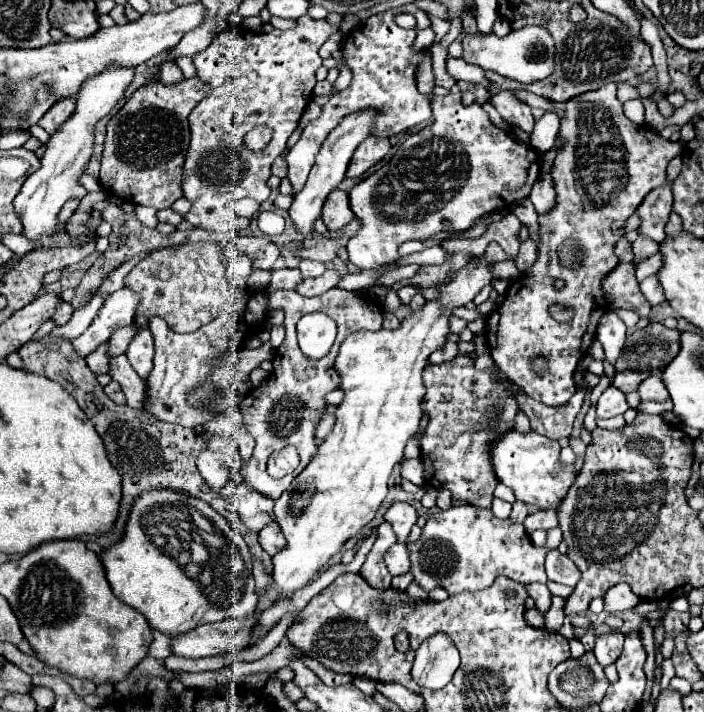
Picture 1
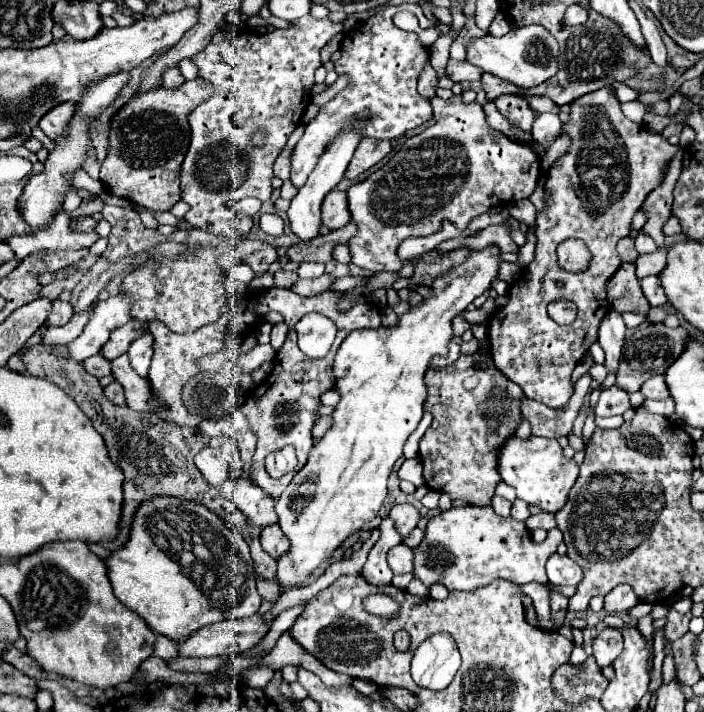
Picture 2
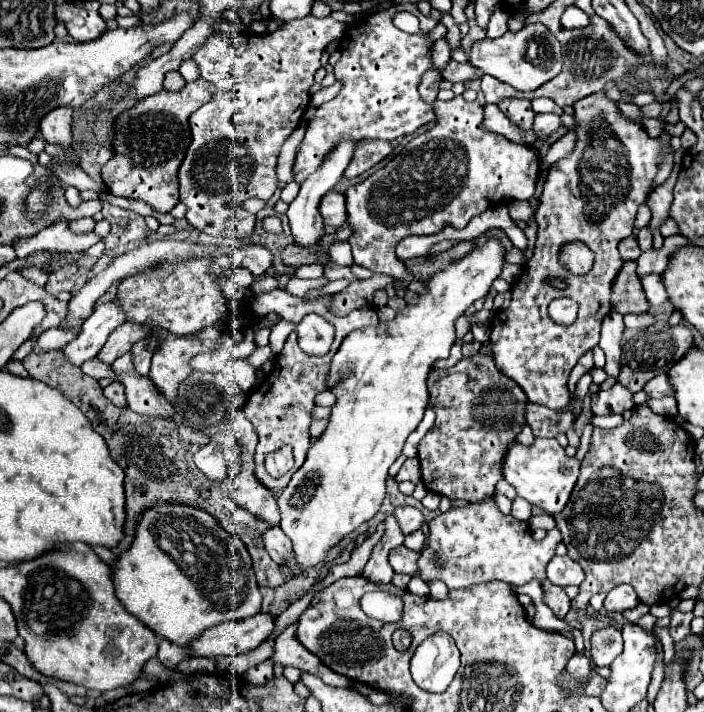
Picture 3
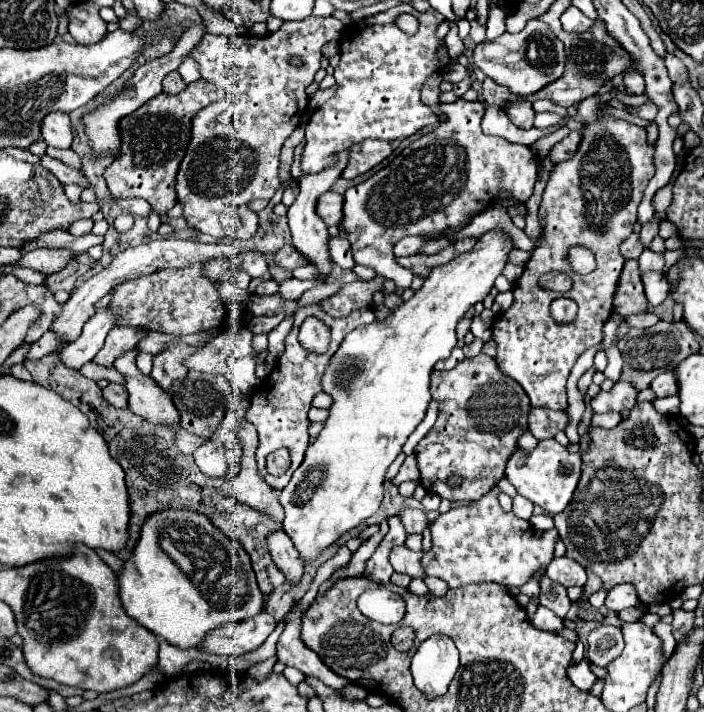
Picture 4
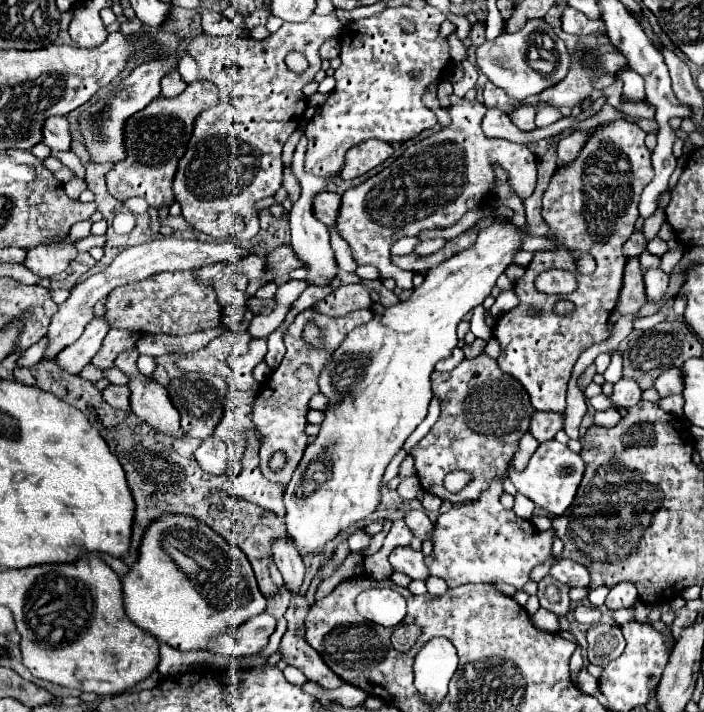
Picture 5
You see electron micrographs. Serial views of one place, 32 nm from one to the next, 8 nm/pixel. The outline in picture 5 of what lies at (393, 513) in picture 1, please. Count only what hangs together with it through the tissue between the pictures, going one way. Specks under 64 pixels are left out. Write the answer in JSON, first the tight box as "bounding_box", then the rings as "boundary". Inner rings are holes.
{"bounding_box":[406,510,434,542],"boundary":[[[424,510],[406,512],[406,524],[416,534],[416,538],[420,542],[424,542],[424,540],[432,542],[434,540],[434,522],[430,522],[430,518],[426,516]]]}

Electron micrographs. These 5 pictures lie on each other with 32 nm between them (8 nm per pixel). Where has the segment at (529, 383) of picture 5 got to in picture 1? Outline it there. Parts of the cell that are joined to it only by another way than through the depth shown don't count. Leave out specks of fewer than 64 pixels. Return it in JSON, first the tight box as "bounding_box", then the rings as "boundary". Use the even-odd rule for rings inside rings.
{"bounding_box":[486,84,682,406],"boundary":[[[608,84],[608,86],[602,86],[600,90],[594,90],[594,92],[576,96],[574,100],[568,100],[566,116],[560,122],[558,138],[566,140],[566,148],[558,150],[558,156],[556,156],[552,172],[550,172],[552,184],[556,190],[556,204],[552,206],[552,210],[548,214],[538,216],[538,222],[540,222],[538,258],[530,266],[526,276],[520,276],[518,284],[510,284],[504,304],[500,304],[486,320],[486,340],[490,346],[490,356],[496,362],[496,368],[510,382],[518,384],[524,390],[524,394],[528,394],[530,398],[544,402],[548,406],[564,406],[570,400],[570,396],[574,394],[576,386],[574,386],[572,374],[596,338],[598,320],[608,310],[608,302],[606,302],[606,296],[602,290],[602,280],[618,266],[618,256],[614,254],[614,246],[624,236],[626,220],[636,212],[636,208],[642,204],[644,196],[650,190],[666,184],[666,166],[674,156],[678,156],[682,152],[680,142],[664,140],[658,132],[646,132],[644,126],[634,124],[624,116],[622,102],[616,98],[616,84]],[[568,238],[580,240],[586,250],[584,264],[578,270],[574,270],[572,274],[566,274],[566,268],[560,266],[558,252],[556,252],[558,244],[562,244]],[[558,278],[564,280],[562,290],[558,290],[554,286],[554,280],[558,280]],[[556,302],[562,302],[562,304],[568,304],[574,308],[572,322],[560,324],[550,316],[548,306],[556,304]],[[536,356],[542,356],[548,362],[542,372],[536,372],[530,366],[532,358],[536,358]]]}

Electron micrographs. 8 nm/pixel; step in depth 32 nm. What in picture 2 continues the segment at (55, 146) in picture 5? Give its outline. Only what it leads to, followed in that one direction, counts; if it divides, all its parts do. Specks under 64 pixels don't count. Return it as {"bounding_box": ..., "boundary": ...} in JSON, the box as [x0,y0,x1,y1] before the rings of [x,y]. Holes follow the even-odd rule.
{"bounding_box":[40,104,74,140],"boundary":[[[58,104],[58,108],[52,108],[42,120],[40,120],[40,128],[42,132],[50,138],[56,140],[60,136],[66,136],[66,128],[74,116],[74,104]]]}

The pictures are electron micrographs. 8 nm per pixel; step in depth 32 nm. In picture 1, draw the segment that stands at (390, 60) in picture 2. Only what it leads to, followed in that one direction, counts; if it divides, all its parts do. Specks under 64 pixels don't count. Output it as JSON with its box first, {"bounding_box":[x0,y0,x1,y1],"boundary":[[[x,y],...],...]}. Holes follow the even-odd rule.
{"bounding_box":[286,4,432,194],"boundary":[[[404,4],[400,8],[390,8],[386,12],[370,16],[364,24],[360,24],[356,30],[346,34],[342,44],[342,62],[350,68],[352,82],[346,90],[338,92],[334,98],[328,100],[328,104],[322,106],[322,114],[304,128],[302,138],[288,150],[288,156],[286,156],[288,180],[294,186],[294,194],[298,194],[304,188],[306,178],[314,166],[316,154],[324,144],[324,140],[328,138],[328,134],[348,114],[362,112],[362,110],[378,110],[380,116],[370,128],[370,134],[378,138],[390,138],[390,136],[402,134],[430,120],[432,108],[426,96],[422,96],[416,90],[416,72],[418,72],[418,66],[422,64],[424,50],[414,50],[416,34],[406,34],[406,30],[394,22],[394,16],[400,12],[412,12],[418,20],[418,28],[430,26],[428,14],[424,10],[420,10],[416,4]]]}

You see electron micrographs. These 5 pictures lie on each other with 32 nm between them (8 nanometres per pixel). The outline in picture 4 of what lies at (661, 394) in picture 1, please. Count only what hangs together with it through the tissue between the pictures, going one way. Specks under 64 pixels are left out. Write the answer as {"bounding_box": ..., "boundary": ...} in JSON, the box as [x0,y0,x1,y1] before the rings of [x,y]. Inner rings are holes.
{"bounding_box":[650,370,678,396],"boundary":[[[668,370],[668,372],[662,372],[660,376],[654,378],[652,386],[650,386],[656,396],[672,396],[672,394],[678,394],[678,380],[674,376],[674,370]]]}

